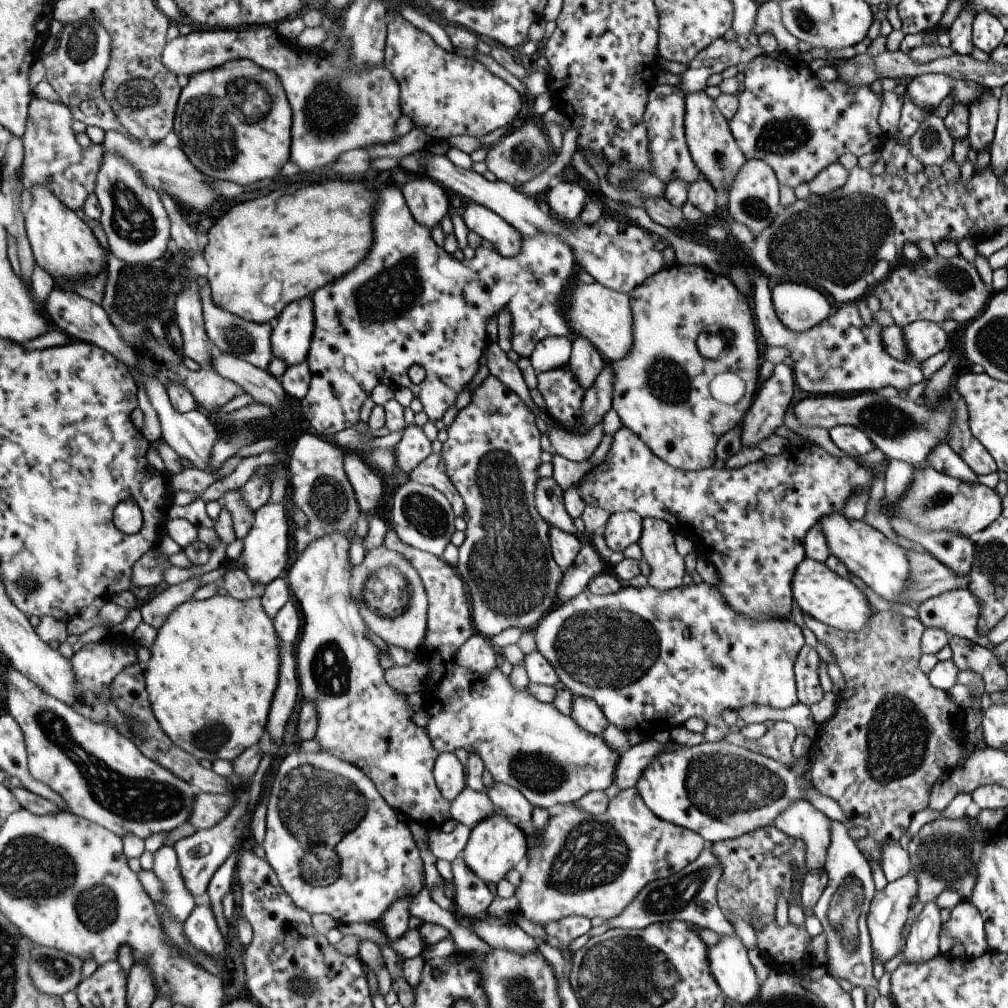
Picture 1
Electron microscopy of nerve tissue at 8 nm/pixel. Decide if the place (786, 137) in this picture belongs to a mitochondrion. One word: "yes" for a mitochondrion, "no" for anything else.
yes

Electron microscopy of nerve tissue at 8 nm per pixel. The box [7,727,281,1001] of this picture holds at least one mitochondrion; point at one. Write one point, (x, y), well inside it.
(57, 969)

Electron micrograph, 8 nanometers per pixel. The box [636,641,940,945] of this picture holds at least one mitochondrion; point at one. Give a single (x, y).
(720, 785)

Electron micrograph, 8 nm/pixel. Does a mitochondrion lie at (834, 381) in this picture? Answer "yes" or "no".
no

